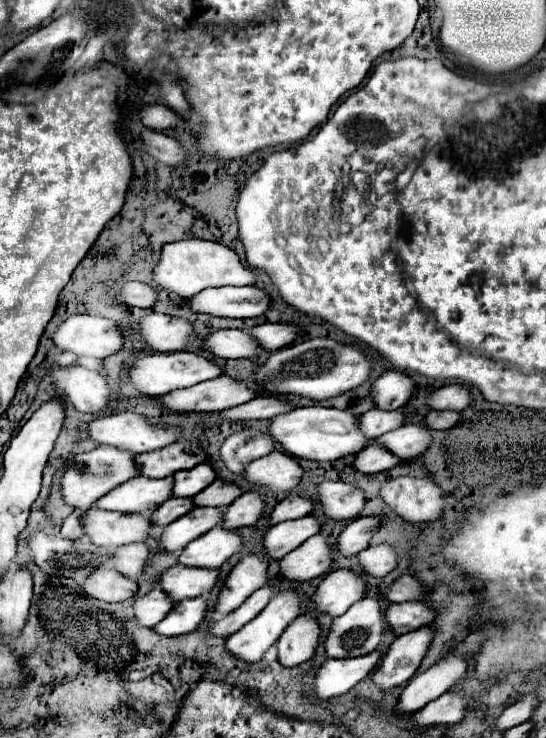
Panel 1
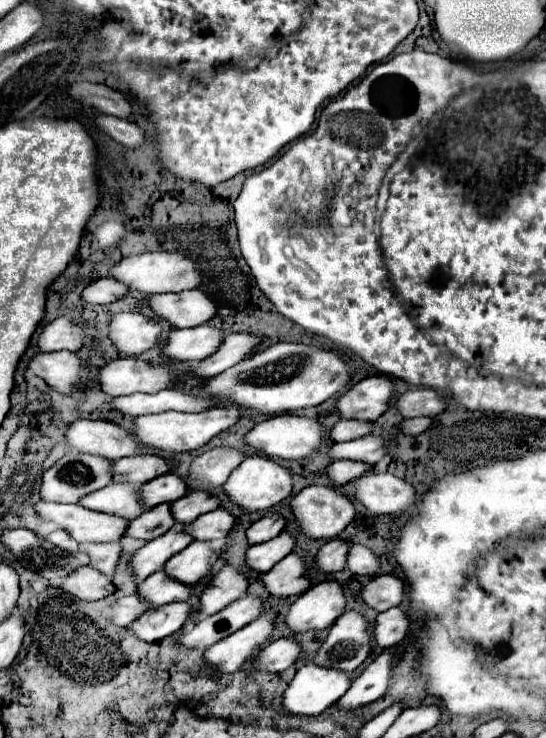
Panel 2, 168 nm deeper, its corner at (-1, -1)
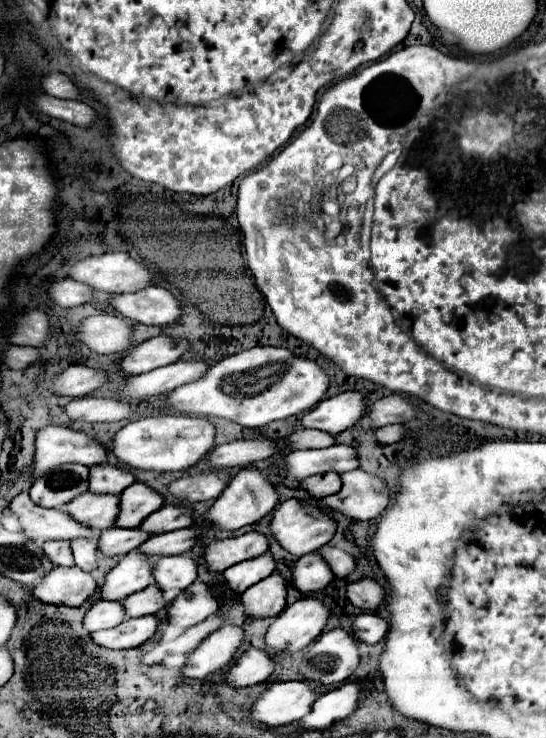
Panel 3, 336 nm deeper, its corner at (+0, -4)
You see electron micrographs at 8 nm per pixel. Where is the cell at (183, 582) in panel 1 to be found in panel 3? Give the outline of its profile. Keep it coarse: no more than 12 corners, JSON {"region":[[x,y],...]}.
{"region":[[157,586],[127,596],[127,618],[157,614],[165,608]]}

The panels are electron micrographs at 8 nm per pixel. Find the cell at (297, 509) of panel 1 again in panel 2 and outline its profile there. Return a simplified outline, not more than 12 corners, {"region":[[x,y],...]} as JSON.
{"region":[[266,513],[246,531],[250,545],[276,537],[286,525],[280,513]]}

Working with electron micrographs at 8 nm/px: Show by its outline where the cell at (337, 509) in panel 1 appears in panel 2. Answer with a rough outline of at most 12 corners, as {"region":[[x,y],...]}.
{"region":[[334,487],[302,489],[292,511],[302,533],[336,537],[356,517]]}

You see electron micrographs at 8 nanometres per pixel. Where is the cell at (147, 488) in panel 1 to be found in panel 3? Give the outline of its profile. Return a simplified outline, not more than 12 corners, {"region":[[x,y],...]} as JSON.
{"region":[[83,492],[63,504],[87,528],[111,528],[119,496]]}

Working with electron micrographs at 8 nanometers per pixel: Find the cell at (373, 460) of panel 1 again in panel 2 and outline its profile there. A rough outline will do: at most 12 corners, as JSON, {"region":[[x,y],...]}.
{"region":[[336,459],[328,475],[336,485],[354,481],[370,469],[362,461]]}

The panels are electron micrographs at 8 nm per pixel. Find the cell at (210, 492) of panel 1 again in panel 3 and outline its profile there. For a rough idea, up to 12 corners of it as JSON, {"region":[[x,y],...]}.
{"region":[[161,506],[139,528],[165,534],[191,526],[191,510]]}

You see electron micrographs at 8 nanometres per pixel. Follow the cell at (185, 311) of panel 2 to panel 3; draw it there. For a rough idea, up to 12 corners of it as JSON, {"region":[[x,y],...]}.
{"region":[[161,286],[117,294],[109,306],[129,320],[177,322],[177,298]]}

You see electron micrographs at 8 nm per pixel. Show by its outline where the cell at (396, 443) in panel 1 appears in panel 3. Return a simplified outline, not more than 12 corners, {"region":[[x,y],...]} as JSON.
{"region":[[333,444],[323,450],[295,450],[285,456],[291,476],[359,468],[351,446]]}

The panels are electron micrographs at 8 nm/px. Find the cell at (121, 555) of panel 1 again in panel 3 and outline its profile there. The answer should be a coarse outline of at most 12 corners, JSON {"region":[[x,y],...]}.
{"region":[[71,540],[75,566],[97,568],[101,552],[97,540]]}

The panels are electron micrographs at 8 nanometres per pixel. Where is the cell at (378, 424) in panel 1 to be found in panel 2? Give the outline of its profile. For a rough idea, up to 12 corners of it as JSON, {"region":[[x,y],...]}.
{"region":[[338,421],[330,439],[352,441],[372,431],[372,421]]}

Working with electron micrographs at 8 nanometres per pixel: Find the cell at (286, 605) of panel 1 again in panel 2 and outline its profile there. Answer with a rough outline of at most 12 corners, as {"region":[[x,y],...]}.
{"region":[[272,609],[208,647],[204,661],[222,673],[240,671],[270,639]]}

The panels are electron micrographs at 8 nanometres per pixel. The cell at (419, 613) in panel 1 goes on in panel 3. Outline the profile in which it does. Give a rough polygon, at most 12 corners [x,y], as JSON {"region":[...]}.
{"region":[[377,614],[351,618],[351,632],[359,642],[377,644],[389,624]]}

